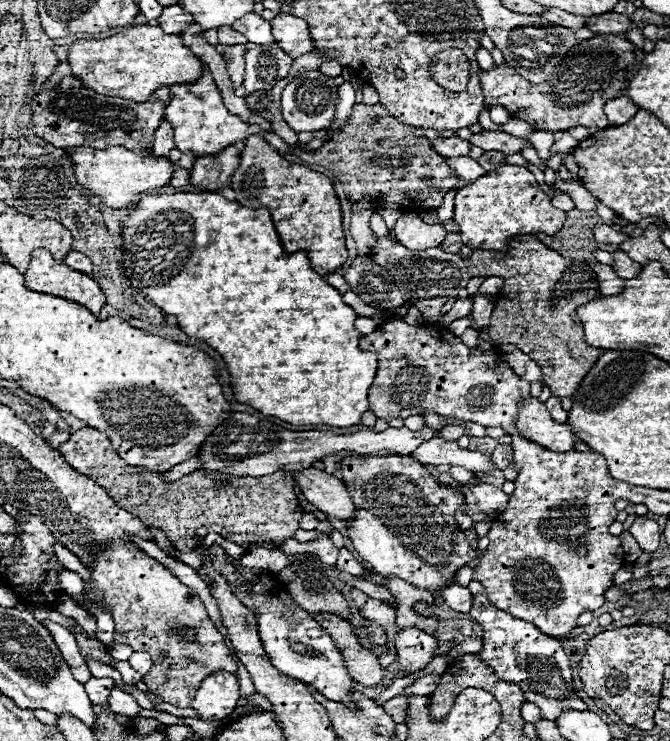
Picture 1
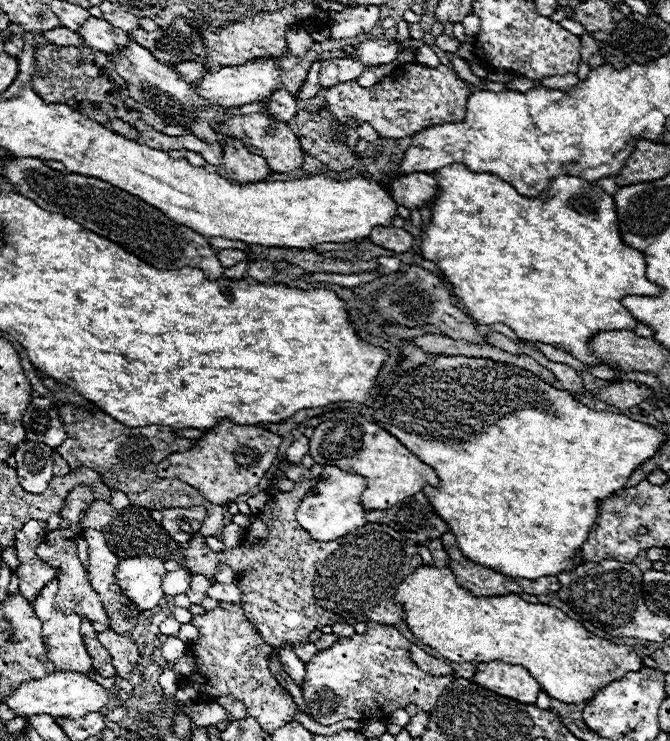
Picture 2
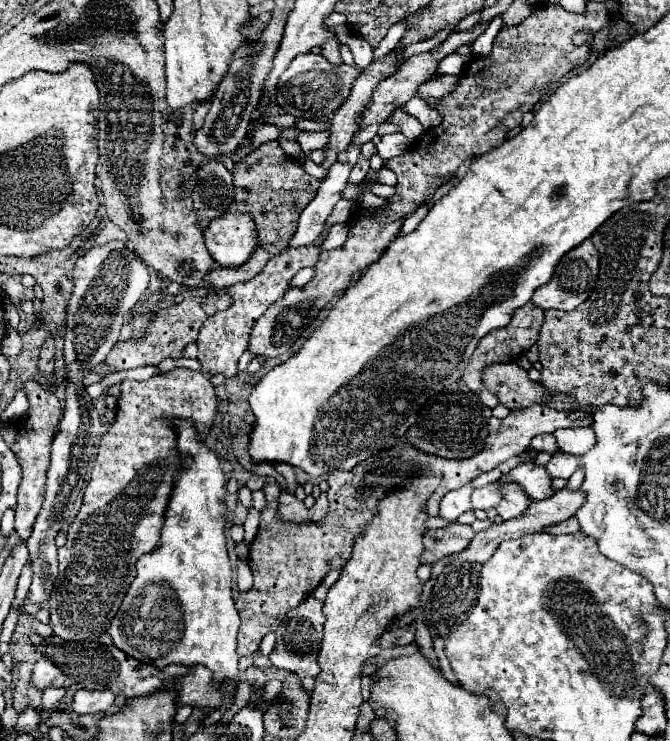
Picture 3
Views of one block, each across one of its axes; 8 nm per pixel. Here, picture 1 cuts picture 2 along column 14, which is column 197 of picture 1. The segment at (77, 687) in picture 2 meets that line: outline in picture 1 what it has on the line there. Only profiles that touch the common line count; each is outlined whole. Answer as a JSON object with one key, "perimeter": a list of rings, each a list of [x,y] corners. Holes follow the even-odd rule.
{"perimeter":[[[220,670],[202,680],[190,708],[194,708],[202,720],[228,720],[236,708],[238,696],[238,678]]]}

